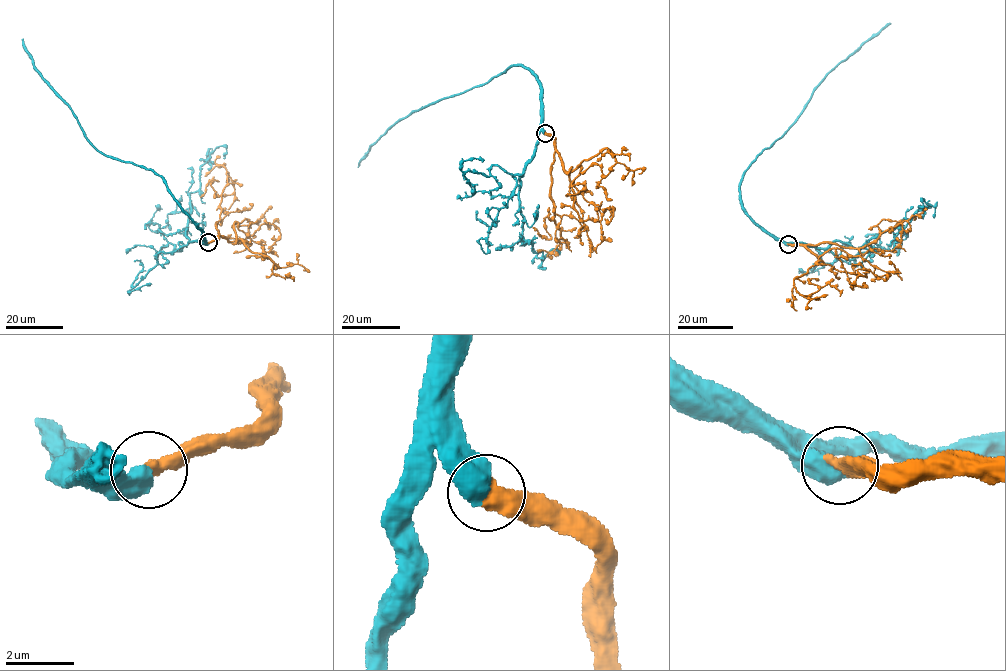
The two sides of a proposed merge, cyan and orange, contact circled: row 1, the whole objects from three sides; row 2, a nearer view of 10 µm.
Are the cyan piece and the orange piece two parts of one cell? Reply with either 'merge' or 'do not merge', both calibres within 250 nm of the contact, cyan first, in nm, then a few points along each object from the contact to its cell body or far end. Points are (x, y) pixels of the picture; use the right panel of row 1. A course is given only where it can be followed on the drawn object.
merge; calibres 650 and 500 nm; course cyan (788, 244), (776, 240), (742, 205), (743, 173), (785, 132), (832, 69), (890, 23); course orange (788, 244), (805, 245), (818, 264), (842, 272), (866, 276), (869, 269), (858, 269), (855, 284), (862, 284)

